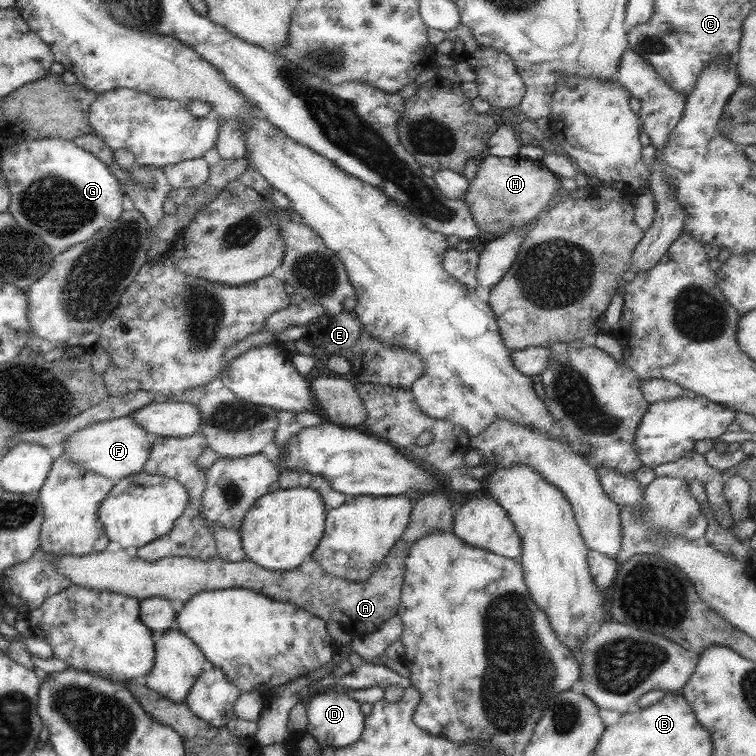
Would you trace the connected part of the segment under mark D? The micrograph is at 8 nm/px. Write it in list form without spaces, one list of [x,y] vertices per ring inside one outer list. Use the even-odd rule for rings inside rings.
[[[342,688],[334,690],[322,690],[320,695],[315,695],[306,701],[308,724],[304,733],[312,734],[320,744],[333,747],[345,747],[356,742],[365,727],[366,716],[360,709],[360,703],[348,696]]]

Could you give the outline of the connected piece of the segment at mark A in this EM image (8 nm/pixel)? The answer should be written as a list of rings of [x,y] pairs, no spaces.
[[[432,492],[416,497],[408,527],[395,546],[388,552],[373,574],[364,581],[348,581],[327,574],[310,556],[292,571],[273,572],[245,559],[227,562],[219,557],[213,560],[195,560],[186,557],[168,557],[155,562],[141,560],[130,550],[104,550],[86,556],[58,557],[55,570],[70,579],[70,584],[89,590],[108,590],[124,594],[138,601],[146,598],[166,598],[178,612],[198,592],[244,588],[268,596],[276,601],[294,604],[322,620],[336,620],[347,631],[363,636],[376,632],[389,618],[397,615],[401,602],[405,561],[409,549],[424,536],[451,531],[456,506],[447,494]]]

